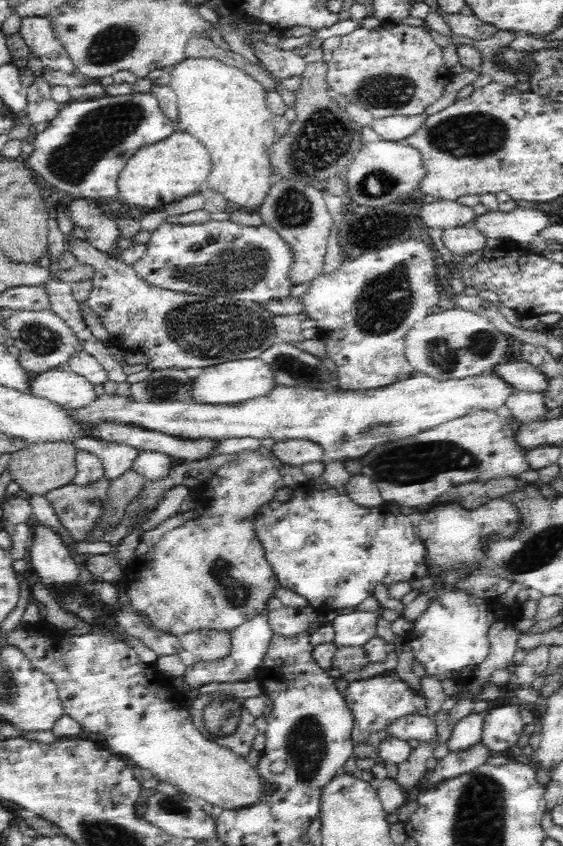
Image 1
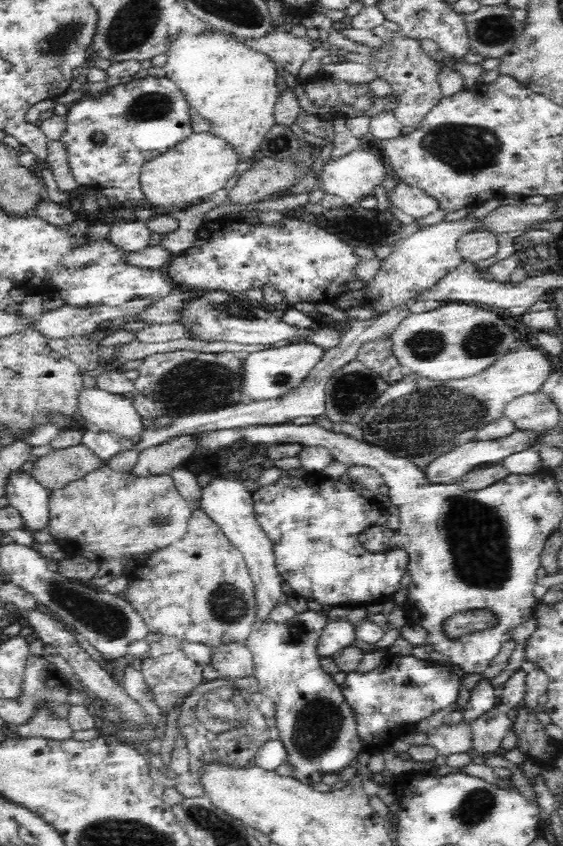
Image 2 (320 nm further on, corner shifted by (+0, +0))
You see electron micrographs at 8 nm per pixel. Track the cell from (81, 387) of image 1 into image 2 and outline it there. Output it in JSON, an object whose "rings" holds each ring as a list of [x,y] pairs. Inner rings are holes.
{"rings":[[[84,388],[78,398],[78,412],[90,427],[115,437],[134,440],[144,426],[131,400],[98,388]]]}

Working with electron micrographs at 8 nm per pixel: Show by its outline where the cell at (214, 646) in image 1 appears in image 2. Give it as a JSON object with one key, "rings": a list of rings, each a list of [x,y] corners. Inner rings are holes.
{"rings":[[[228,643],[212,646],[211,665],[222,678],[236,679],[252,676],[255,664],[253,654],[245,644]]]}

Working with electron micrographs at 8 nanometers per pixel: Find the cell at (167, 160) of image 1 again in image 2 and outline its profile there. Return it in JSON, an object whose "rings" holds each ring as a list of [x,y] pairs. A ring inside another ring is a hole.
{"rings":[[[208,131],[193,132],[160,156],[142,164],[140,186],[146,200],[157,209],[181,209],[200,203],[225,188],[227,181],[236,173],[238,164],[234,149],[221,138],[216,138]]]}

